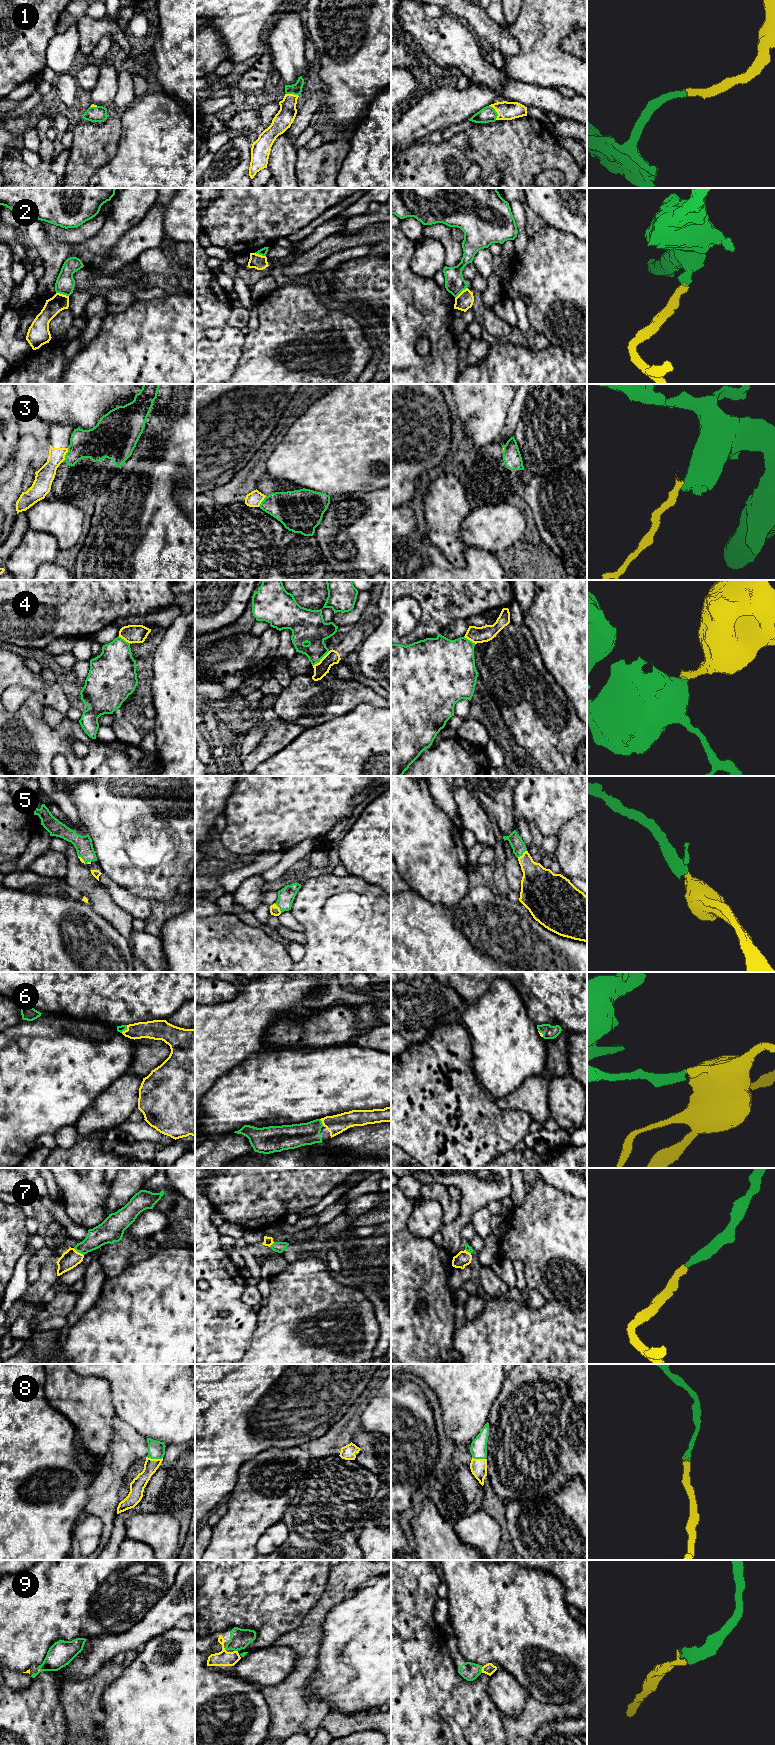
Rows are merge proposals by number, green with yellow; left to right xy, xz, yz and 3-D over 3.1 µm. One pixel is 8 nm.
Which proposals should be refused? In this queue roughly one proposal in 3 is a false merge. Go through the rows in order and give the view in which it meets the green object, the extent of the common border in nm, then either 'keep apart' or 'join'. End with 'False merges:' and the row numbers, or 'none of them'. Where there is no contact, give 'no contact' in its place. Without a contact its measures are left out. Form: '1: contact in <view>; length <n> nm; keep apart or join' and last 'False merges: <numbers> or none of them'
1: contact in yz; length 130 nm; join
2: contact in xy; length 110 nm; keep apart
3: contact in xy; length 100 nm; keep apart
4: contact in xz; length 180 nm; keep apart
5: contact in yz; length 100 nm; join
6: contact in xy; length 80 nm; join
7: contact in xy; length 110 nm; join
8: contact in xy; length 130 nm; join
9: contact in yz; length 50 nm; join
False merges: 2, 3, 4

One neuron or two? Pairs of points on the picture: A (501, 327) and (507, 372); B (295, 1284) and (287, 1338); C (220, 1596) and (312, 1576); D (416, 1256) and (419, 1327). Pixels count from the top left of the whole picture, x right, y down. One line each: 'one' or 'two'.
A: two
B: one
C: one
D: one

